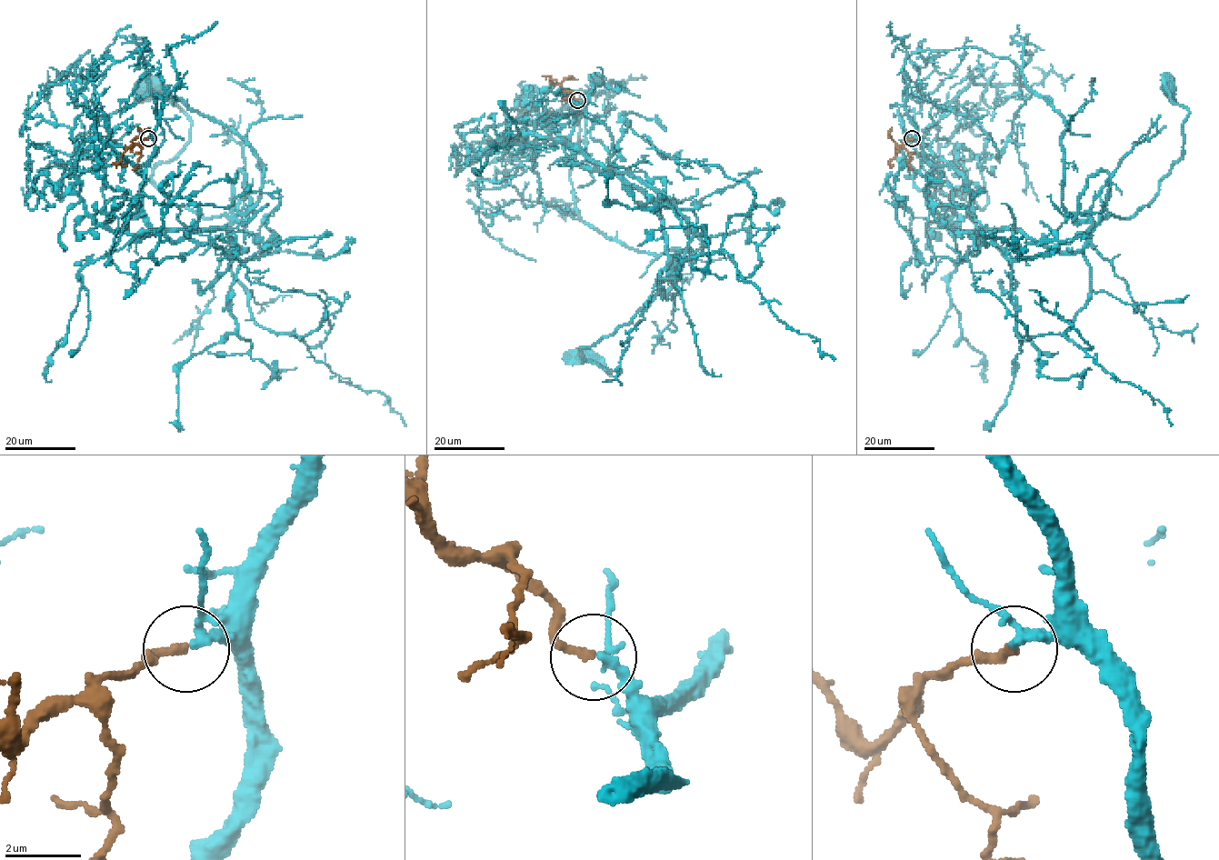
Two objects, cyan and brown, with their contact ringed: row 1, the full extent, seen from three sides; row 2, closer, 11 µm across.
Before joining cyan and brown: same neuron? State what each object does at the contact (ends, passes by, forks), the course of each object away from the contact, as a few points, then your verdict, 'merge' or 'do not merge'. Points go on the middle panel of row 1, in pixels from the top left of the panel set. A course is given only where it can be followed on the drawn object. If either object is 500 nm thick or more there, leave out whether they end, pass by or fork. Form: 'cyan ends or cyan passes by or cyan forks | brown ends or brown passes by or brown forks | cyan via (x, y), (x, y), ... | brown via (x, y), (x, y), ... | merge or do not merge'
cyan forks | brown ends | cyan via (578, 100), (571, 158), (639, 188), (667, 255), (654, 296), (580, 349), (619, 371), (578, 354) | brown via (577, 100), (557, 84), (552, 84), (550, 77), (557, 81) | merge

